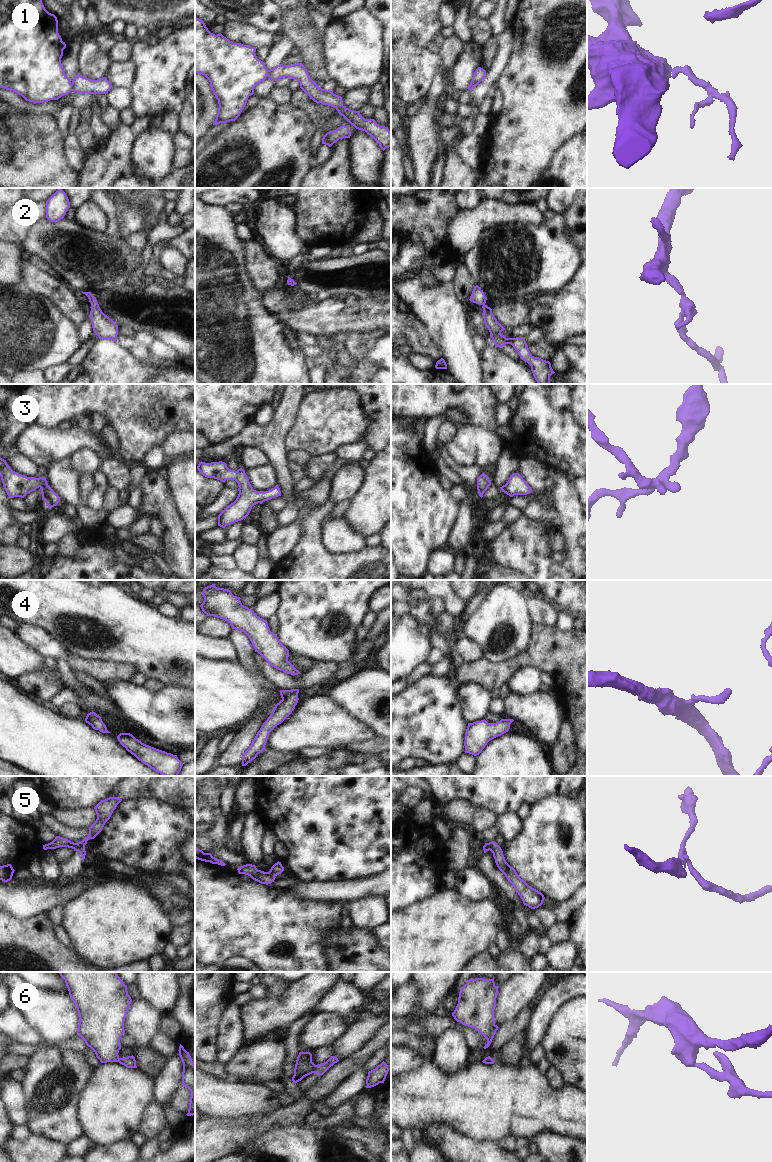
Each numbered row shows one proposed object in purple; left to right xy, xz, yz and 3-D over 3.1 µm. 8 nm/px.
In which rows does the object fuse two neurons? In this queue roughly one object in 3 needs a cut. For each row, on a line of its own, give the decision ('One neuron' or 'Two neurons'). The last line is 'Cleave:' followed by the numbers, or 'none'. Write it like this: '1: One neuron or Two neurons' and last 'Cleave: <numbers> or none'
1: Two neurons
2: One neuron
3: One neuron
4: One neuron
5: Two neurons
6: Two neurons
Cleave: 1, 5, 6

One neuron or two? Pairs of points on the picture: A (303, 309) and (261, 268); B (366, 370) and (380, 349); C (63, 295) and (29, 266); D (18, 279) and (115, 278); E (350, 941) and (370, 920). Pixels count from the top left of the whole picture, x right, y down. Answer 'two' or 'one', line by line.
A: one
B: two
C: one
D: two
E: two

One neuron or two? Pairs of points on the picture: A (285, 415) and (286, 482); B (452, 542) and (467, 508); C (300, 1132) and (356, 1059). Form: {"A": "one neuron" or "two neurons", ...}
{"A": "one neuron", "B": "one neuron", "C": "two neurons"}

